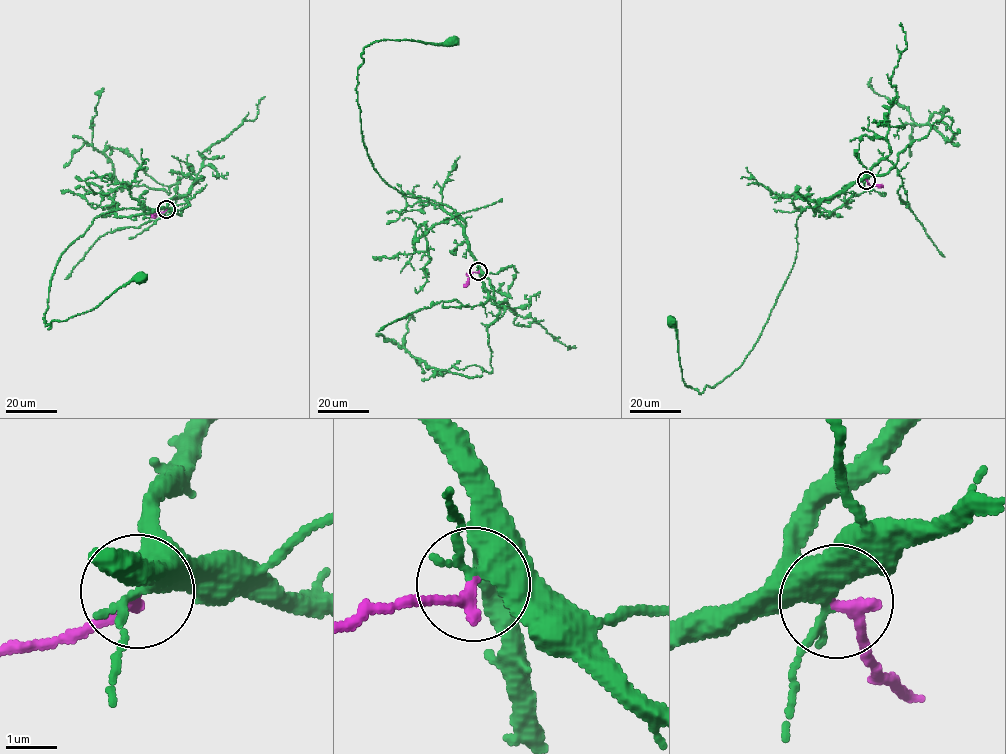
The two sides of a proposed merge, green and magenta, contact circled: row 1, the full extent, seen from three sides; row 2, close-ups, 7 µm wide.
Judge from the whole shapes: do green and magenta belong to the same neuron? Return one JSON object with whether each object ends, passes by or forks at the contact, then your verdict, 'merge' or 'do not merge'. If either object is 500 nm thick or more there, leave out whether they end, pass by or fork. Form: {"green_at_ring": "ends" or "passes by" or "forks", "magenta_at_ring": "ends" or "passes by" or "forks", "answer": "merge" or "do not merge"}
{"green_at_ring": "passes by", "magenta_at_ring": "ends", "answer": "merge"}

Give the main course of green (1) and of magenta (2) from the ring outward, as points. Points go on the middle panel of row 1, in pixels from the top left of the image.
1: (478, 271), (457, 212), (400, 192), (371, 163), (357, 101), (366, 46), (450, 40)
2: (478, 271), (469, 275), (463, 286)

